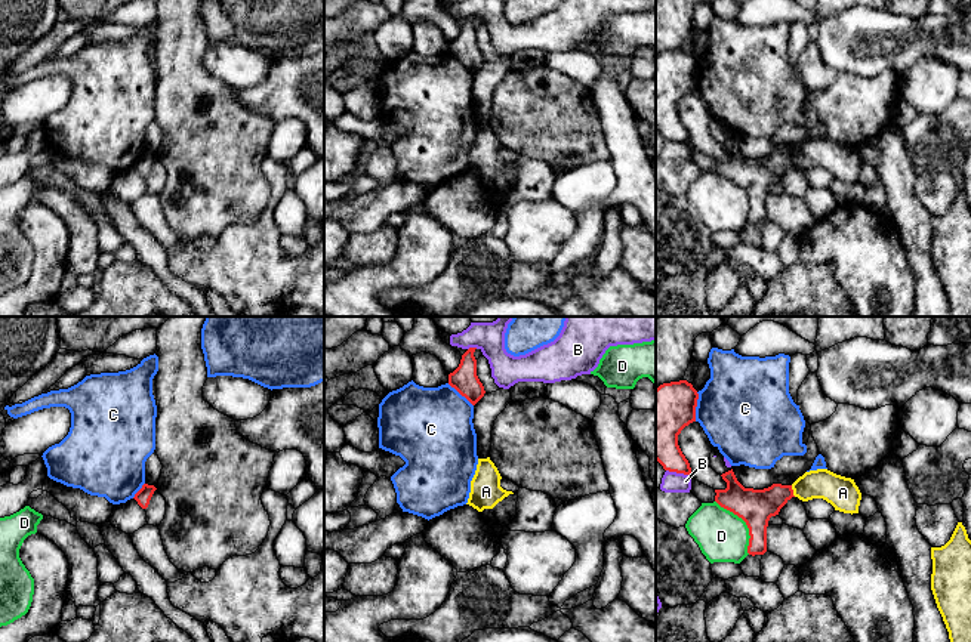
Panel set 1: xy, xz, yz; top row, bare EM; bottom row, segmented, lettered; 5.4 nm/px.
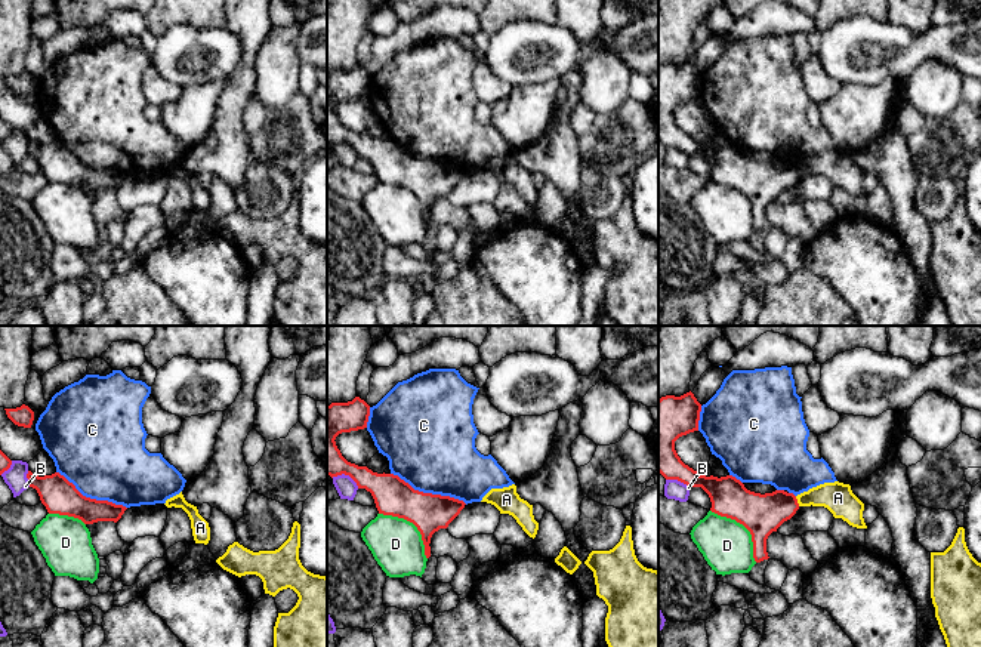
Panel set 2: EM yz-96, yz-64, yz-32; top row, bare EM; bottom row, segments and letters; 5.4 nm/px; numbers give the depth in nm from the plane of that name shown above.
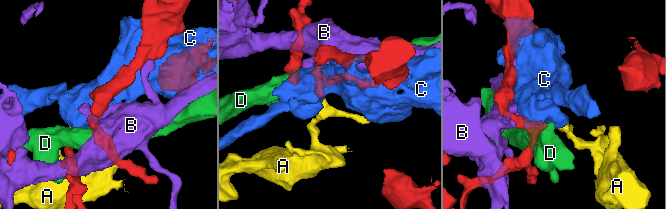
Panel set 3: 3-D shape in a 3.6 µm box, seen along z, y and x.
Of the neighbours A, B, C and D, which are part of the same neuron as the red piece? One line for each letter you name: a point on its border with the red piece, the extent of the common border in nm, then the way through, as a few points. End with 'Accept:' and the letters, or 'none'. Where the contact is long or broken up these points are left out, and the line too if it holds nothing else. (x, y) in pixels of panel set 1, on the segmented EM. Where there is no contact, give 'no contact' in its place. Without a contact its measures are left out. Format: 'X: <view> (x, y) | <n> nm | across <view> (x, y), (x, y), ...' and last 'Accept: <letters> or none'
Accept: none

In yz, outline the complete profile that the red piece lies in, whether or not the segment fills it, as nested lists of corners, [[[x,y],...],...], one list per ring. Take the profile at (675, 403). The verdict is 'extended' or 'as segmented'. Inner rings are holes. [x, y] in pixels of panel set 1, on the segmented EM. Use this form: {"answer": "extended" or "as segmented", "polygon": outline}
{"answer": "as segmented", "polygon": [[[687,380],[663,383],[656,389],[656,460],[665,470],[691,476],[678,435],[696,422],[697,399],[697,391]]]}

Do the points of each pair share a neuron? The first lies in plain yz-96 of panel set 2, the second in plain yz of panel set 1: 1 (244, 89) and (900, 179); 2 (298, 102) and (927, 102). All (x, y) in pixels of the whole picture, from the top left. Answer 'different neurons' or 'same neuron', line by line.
1: same neuron
2: different neurons

